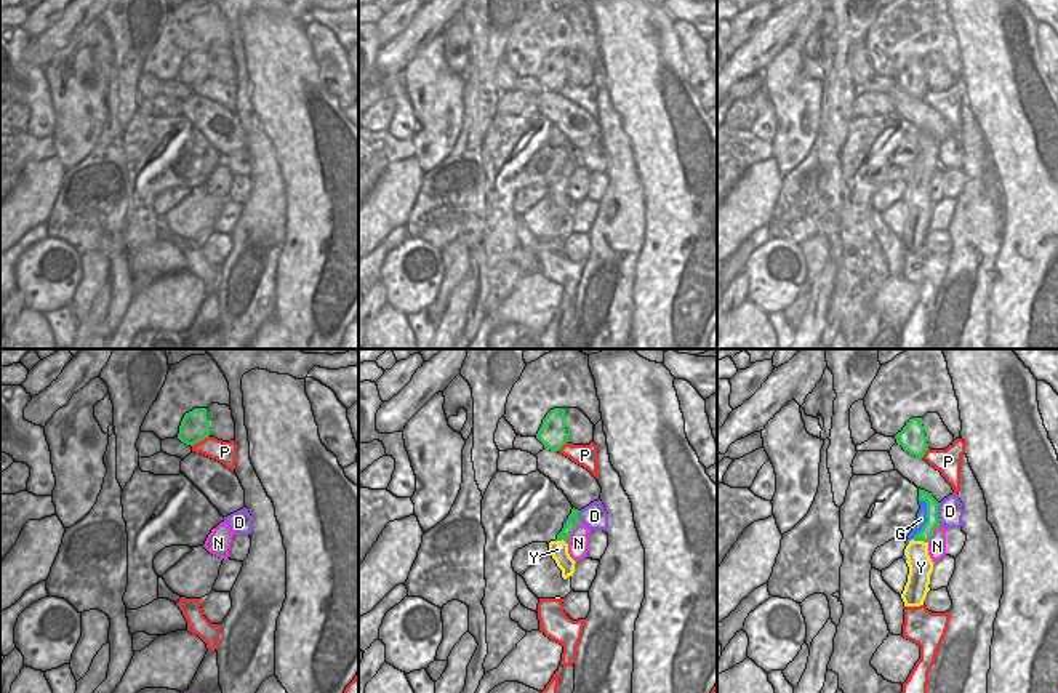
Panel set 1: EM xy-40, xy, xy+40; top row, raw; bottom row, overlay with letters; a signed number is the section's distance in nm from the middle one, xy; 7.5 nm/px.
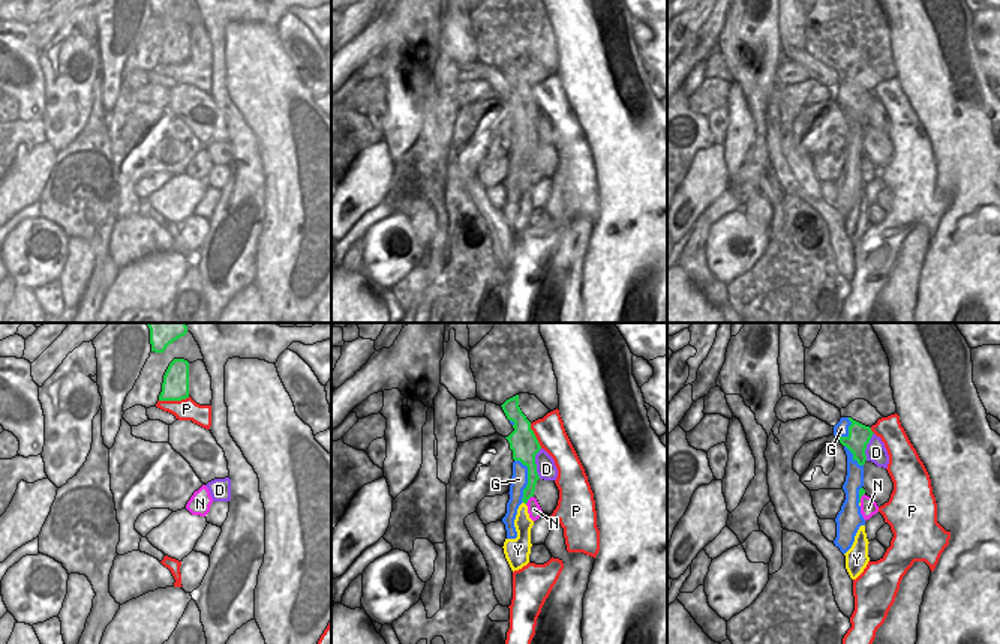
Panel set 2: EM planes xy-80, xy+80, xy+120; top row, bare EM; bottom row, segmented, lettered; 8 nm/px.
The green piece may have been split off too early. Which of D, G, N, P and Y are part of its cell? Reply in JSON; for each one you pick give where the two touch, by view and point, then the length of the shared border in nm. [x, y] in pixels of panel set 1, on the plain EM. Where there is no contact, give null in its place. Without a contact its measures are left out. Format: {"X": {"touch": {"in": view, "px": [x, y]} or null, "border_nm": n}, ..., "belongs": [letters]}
{"Y": {"touch": {"in": "xy+40", "px": [921, 181]}, "border_nm": 120}, "belongs": ["Y"]}

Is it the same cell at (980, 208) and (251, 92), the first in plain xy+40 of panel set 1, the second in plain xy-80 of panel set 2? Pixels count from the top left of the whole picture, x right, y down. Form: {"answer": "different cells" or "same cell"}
{"answer": "different cells"}

